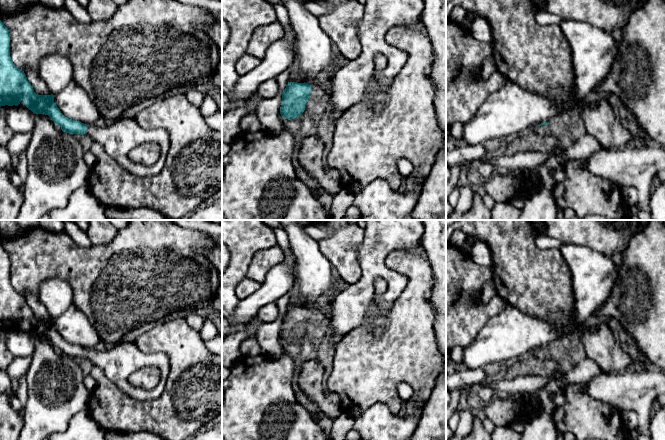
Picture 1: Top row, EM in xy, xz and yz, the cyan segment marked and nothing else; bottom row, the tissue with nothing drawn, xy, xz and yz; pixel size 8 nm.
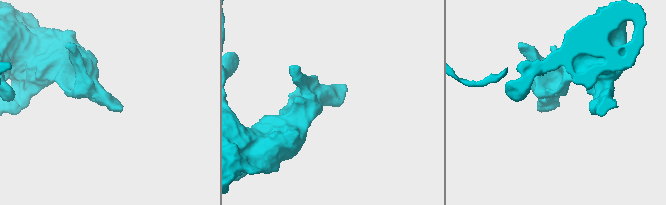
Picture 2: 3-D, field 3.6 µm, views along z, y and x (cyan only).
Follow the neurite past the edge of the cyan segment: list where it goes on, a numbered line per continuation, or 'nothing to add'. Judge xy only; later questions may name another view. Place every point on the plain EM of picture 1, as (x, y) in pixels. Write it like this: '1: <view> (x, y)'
1: xy (120, 360)

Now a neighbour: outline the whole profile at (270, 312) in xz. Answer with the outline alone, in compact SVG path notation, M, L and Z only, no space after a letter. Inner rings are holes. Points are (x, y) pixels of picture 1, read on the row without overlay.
M270 302L260 307L257 318L262 322L273 322L282 318L283 314L281 313L276 302Z

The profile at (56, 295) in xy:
M47 279L38 288L38 299L53 319L74 305L70 285L61 279Z

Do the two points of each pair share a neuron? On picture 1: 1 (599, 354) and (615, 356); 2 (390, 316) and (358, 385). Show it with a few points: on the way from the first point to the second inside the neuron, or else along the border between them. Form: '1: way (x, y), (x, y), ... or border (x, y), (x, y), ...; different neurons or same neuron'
1: way (603, 354), (611, 356); same neuron
2: way (392, 333), (392, 350), (374, 368); same neuron

